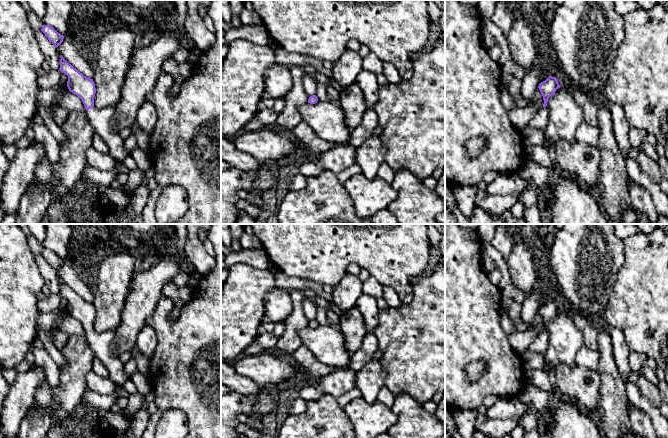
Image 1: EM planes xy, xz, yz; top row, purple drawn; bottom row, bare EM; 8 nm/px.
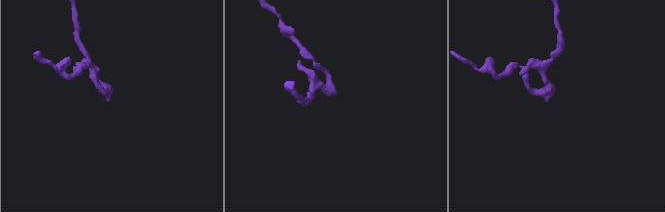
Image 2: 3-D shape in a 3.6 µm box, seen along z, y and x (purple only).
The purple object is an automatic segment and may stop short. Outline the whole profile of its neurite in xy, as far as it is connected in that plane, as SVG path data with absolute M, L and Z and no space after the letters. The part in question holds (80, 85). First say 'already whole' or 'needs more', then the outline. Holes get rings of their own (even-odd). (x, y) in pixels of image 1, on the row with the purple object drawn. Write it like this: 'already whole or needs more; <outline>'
needs more; M63 57L60 59L59 70L68 76L67 87L70 92L77 95L83 102L86 109L86 116L95 133L100 135L109 148L109 155L119 163L129 156L124 146L124 140L114 130L113 112L114 108L105 106L101 109L94 106L96 93L93 79L87 78Z

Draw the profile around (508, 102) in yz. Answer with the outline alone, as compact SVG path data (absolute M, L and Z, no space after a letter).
M501 91L500 99L501 99L501 102L502 102L503 107L507 111L510 111L510 110L512 110L513 108L516 107L515 100L510 95L510 93L508 91Z

